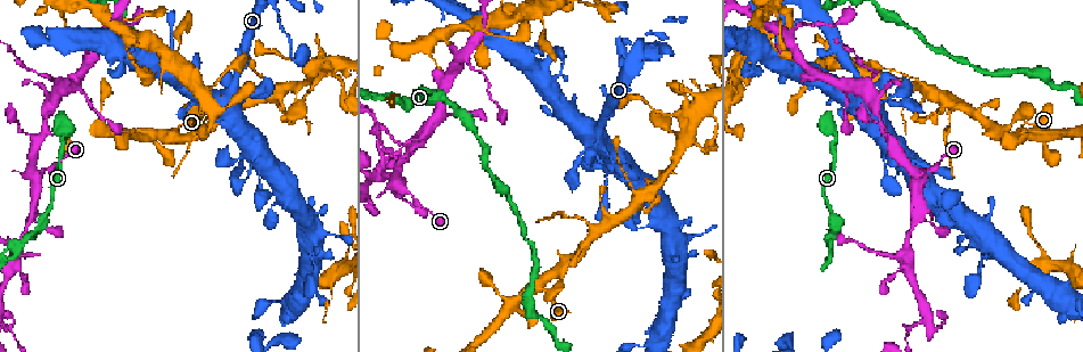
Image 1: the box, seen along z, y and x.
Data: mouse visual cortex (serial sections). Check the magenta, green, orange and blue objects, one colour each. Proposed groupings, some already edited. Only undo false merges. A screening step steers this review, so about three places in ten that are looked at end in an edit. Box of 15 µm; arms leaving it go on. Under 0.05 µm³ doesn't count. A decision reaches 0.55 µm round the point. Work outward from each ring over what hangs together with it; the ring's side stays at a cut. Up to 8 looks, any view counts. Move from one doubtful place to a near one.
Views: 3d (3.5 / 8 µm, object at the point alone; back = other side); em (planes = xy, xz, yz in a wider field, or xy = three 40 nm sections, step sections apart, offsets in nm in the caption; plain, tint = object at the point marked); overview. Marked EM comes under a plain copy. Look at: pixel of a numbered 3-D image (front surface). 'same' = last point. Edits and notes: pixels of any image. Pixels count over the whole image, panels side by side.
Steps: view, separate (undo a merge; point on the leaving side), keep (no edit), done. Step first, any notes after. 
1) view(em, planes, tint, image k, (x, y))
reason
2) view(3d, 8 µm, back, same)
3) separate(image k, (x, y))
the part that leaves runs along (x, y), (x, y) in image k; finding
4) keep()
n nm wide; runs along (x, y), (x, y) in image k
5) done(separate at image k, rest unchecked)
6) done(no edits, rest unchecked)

view(3d, 3.5 µm, image 1, (672, 113))
narrows sharply

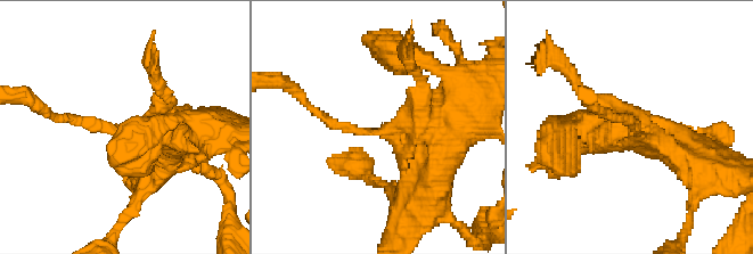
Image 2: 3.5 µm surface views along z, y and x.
view(em, planes, tint, image 2, (639, 131))
arms of 150, 350 nm; now the EM

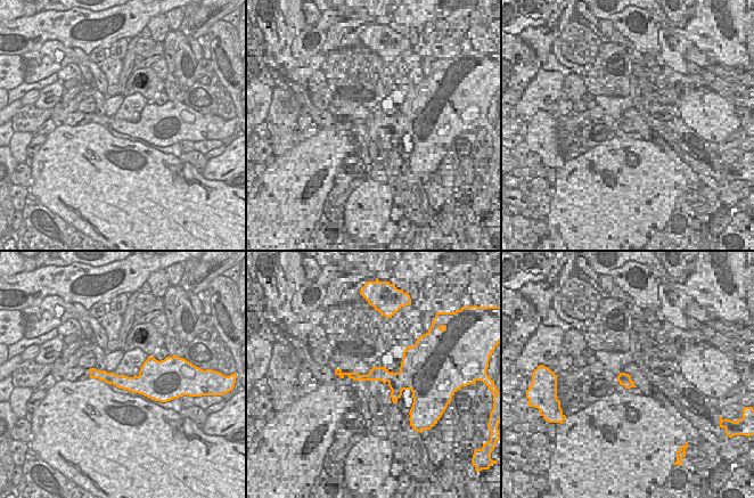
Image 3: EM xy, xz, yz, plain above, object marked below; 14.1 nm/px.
separate(image 2, (578, 84))
the part that leaves runs along (411, 140), (330, 123), (309, 105) in image 2; a second cell is stuck on

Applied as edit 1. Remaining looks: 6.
view(3d, 3.5 µm, image 1, (581, 219))
calibre changes

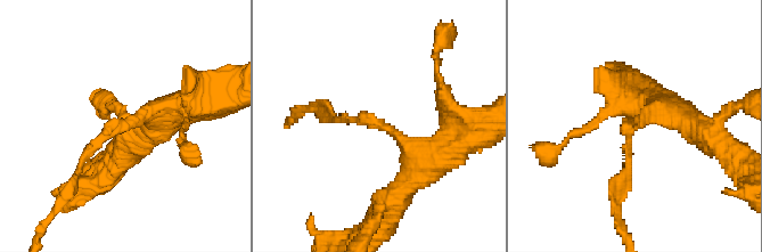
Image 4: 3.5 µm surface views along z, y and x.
view(em, xy, step 2, tint, image 4, (120, 125))
need the tissue

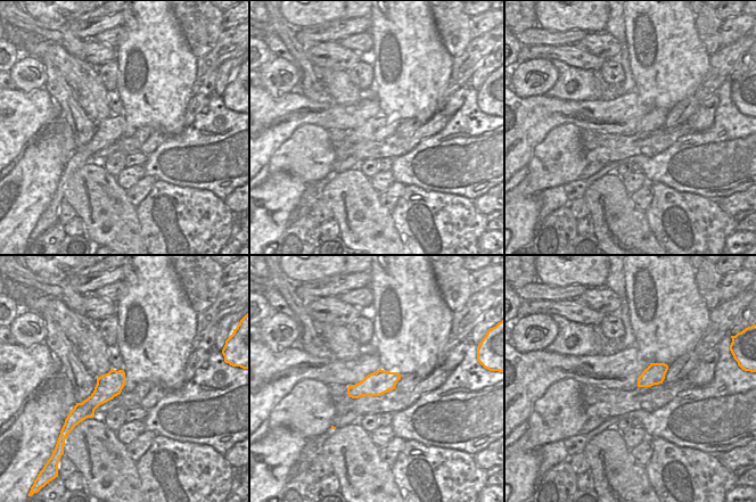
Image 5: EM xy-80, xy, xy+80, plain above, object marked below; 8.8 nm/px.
view(em, xy, step 5, tint, same)
another direction

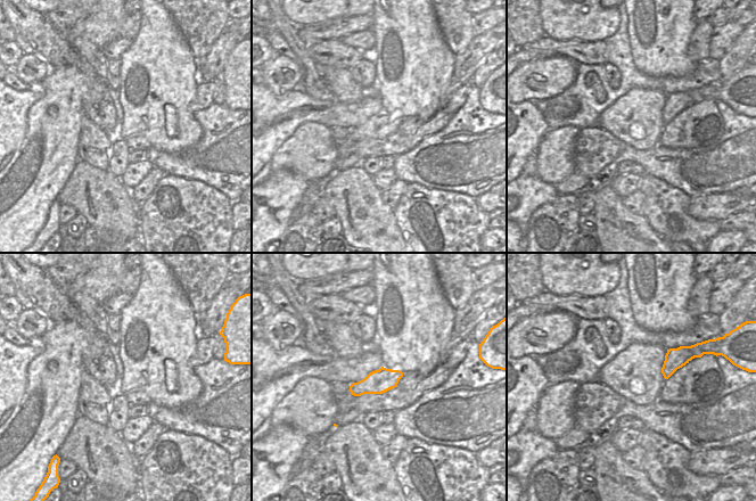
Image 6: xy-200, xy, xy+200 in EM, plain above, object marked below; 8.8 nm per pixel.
separate(image 4, (100, 138))
220 nm wide; the part that leaves runs along (638, 119), (627, 126), (619, 198) in image 4; a second cell is stuck on

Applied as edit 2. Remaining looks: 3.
view(3d, 3.5 µm, image 1, (380, 97))
branch point

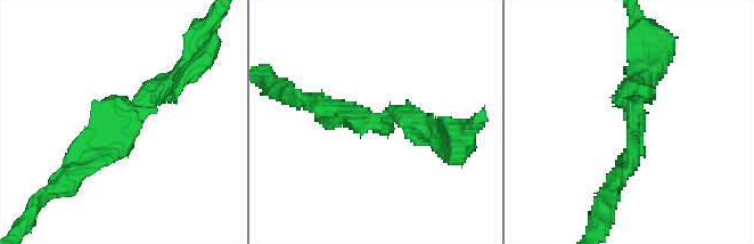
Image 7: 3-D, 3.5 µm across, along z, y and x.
view(em, xy, step 3, tint, image 7, (382, 118))
shape alone is not enough

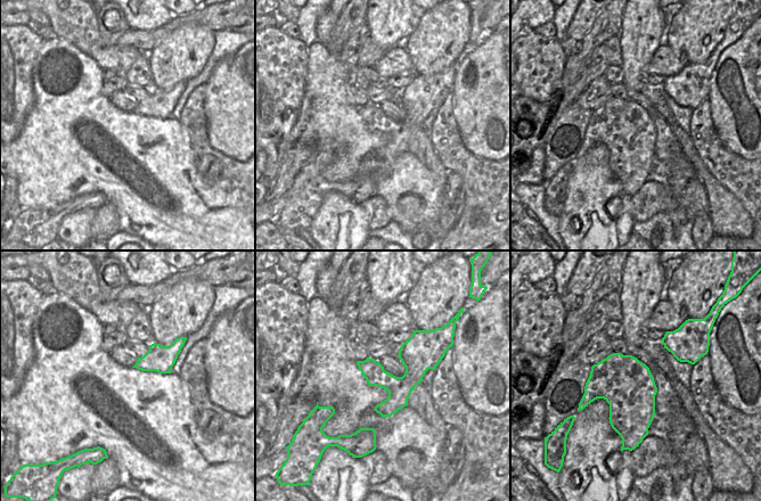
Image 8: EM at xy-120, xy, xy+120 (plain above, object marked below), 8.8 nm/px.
keep()
runs along (181, 68), (108, 107), (73, 153) in image 7; one cell here

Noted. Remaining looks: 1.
done(separate at image 2, separate at image 4, rest unchecked)

